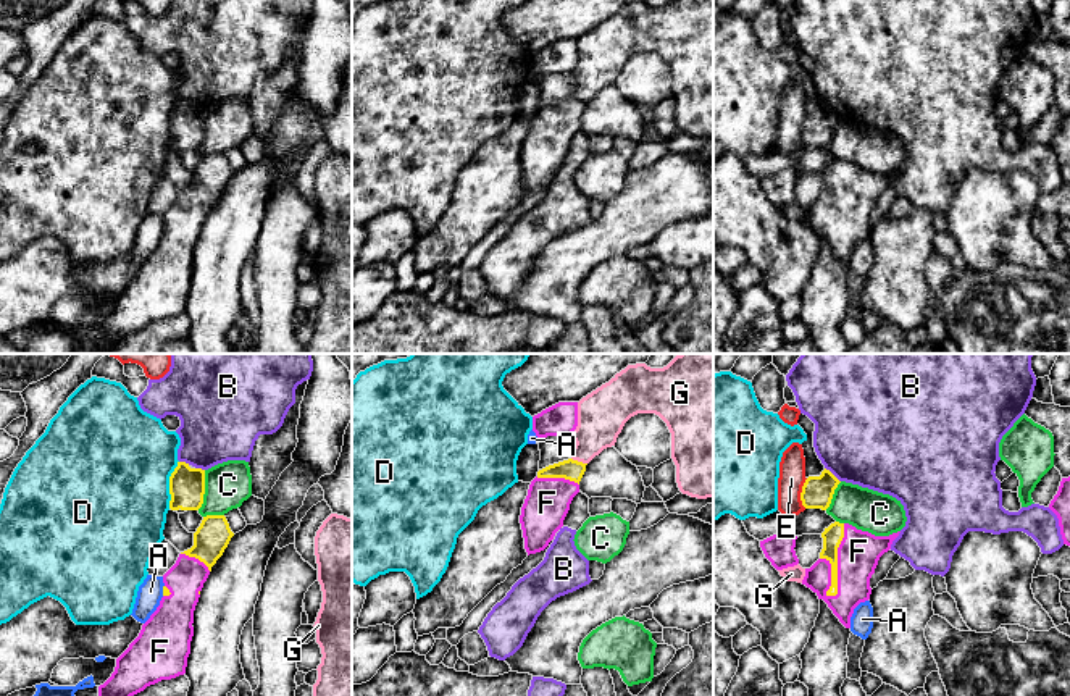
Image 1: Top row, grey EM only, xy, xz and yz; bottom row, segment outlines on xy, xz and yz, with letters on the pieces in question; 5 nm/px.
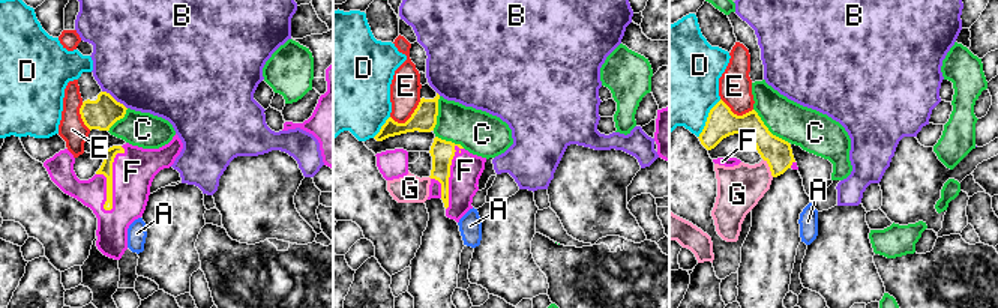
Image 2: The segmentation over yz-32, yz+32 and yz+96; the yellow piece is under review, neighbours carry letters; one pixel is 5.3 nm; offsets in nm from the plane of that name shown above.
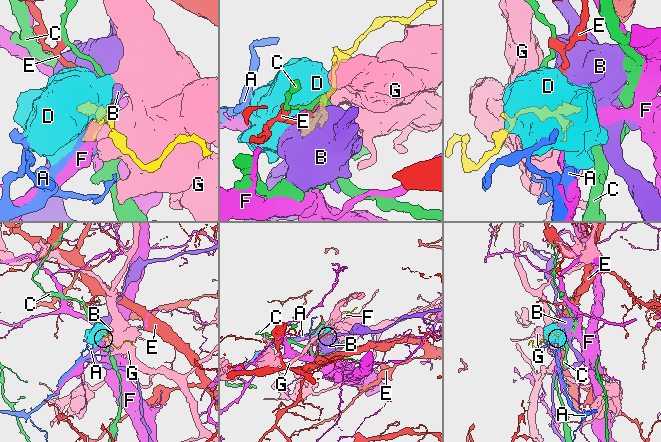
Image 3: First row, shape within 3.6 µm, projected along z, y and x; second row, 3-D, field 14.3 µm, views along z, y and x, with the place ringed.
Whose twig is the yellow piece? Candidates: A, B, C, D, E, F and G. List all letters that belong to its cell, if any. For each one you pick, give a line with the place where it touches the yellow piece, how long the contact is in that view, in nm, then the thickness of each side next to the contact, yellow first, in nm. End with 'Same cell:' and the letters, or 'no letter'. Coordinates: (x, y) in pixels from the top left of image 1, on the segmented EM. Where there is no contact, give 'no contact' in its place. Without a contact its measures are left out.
F: meets yellow in yz at (836, 564); contact 380 nm long; 100 nm thick on the yellow side, 200 nm on the other
Same cell: F

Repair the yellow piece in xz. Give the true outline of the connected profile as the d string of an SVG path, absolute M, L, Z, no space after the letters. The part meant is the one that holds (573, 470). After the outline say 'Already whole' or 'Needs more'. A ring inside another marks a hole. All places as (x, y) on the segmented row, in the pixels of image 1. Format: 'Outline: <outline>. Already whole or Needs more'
Outline: M568 459L539 470L531 481L520 515L528 556L544 551L563 526L586 465Z. Needs more

